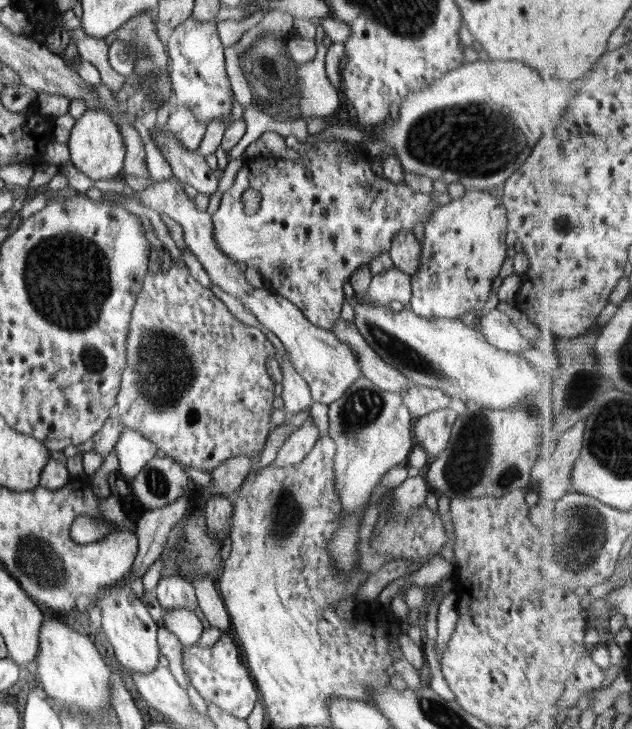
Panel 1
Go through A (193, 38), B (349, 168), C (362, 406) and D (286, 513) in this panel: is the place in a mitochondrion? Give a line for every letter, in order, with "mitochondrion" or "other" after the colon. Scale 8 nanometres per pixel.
A: other
B: other
C: mitochondrion
D: mitochondrion

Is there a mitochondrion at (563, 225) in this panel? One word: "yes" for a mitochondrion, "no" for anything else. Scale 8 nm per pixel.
no

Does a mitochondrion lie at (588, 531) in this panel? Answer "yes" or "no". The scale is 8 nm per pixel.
yes

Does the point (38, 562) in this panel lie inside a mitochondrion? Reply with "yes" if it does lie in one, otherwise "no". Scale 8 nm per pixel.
yes

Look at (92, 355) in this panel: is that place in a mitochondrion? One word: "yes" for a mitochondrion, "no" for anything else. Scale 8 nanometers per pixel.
yes

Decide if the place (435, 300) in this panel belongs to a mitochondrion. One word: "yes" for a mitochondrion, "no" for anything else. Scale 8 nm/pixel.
no

